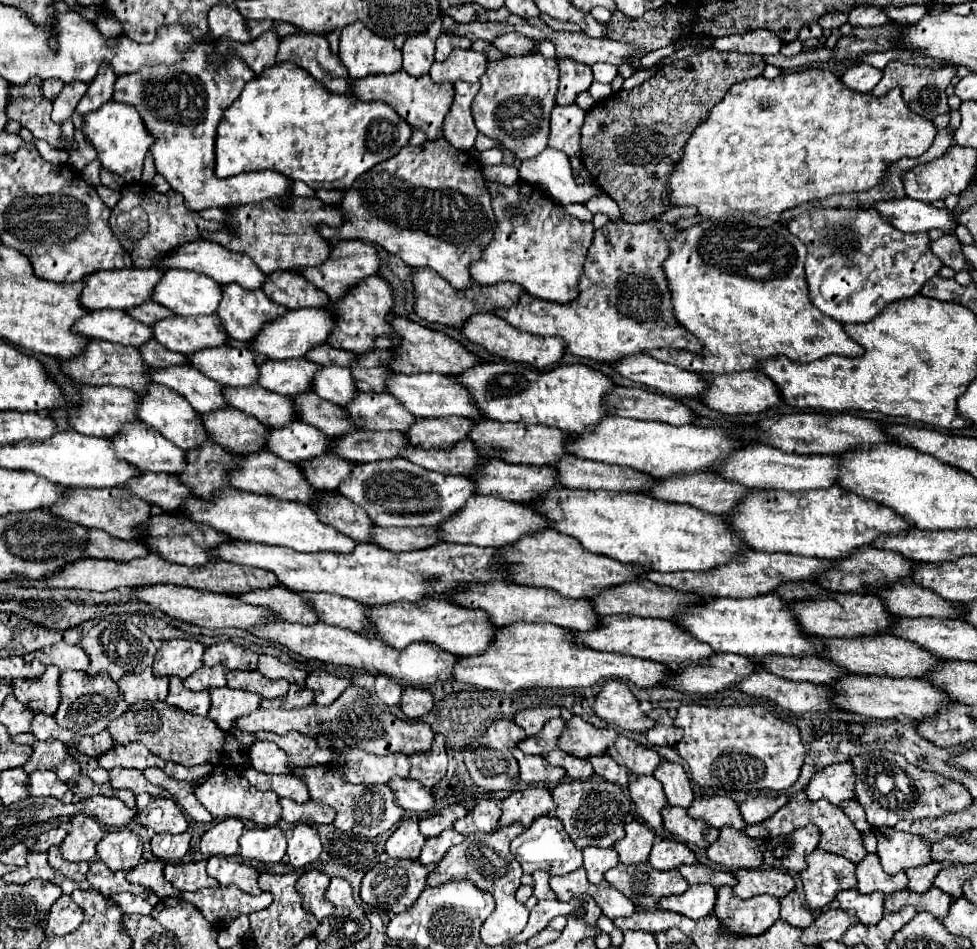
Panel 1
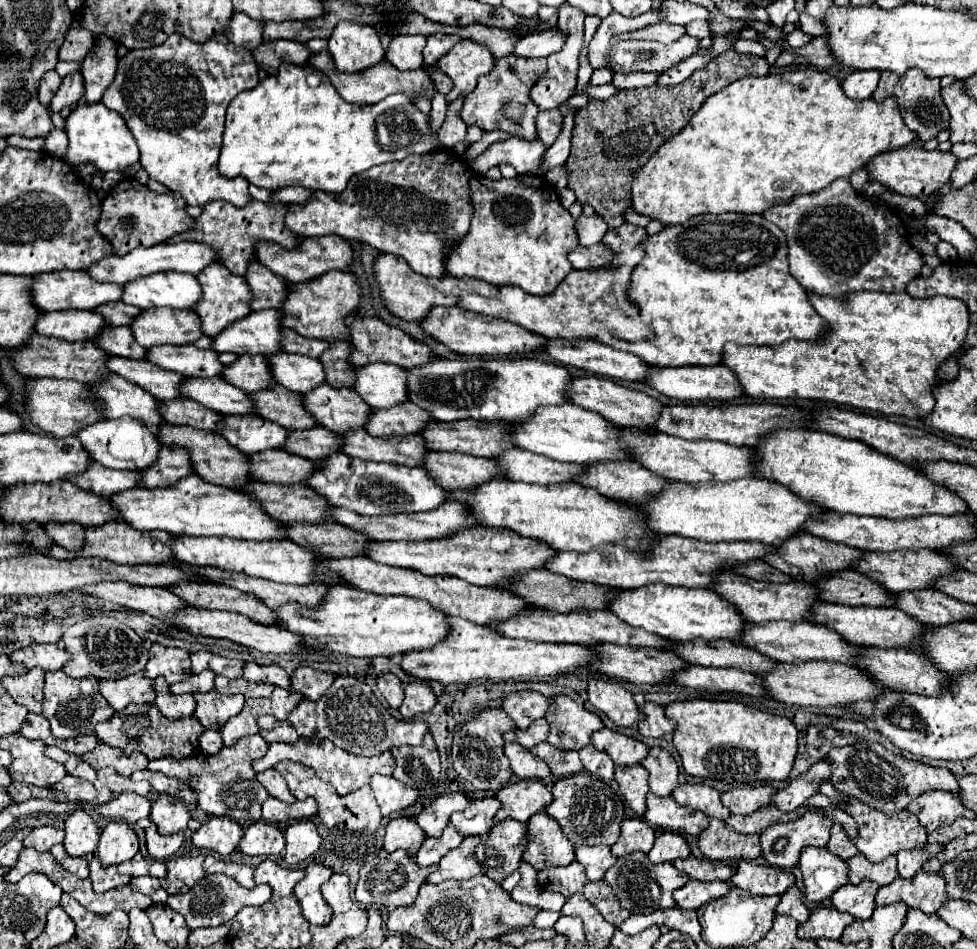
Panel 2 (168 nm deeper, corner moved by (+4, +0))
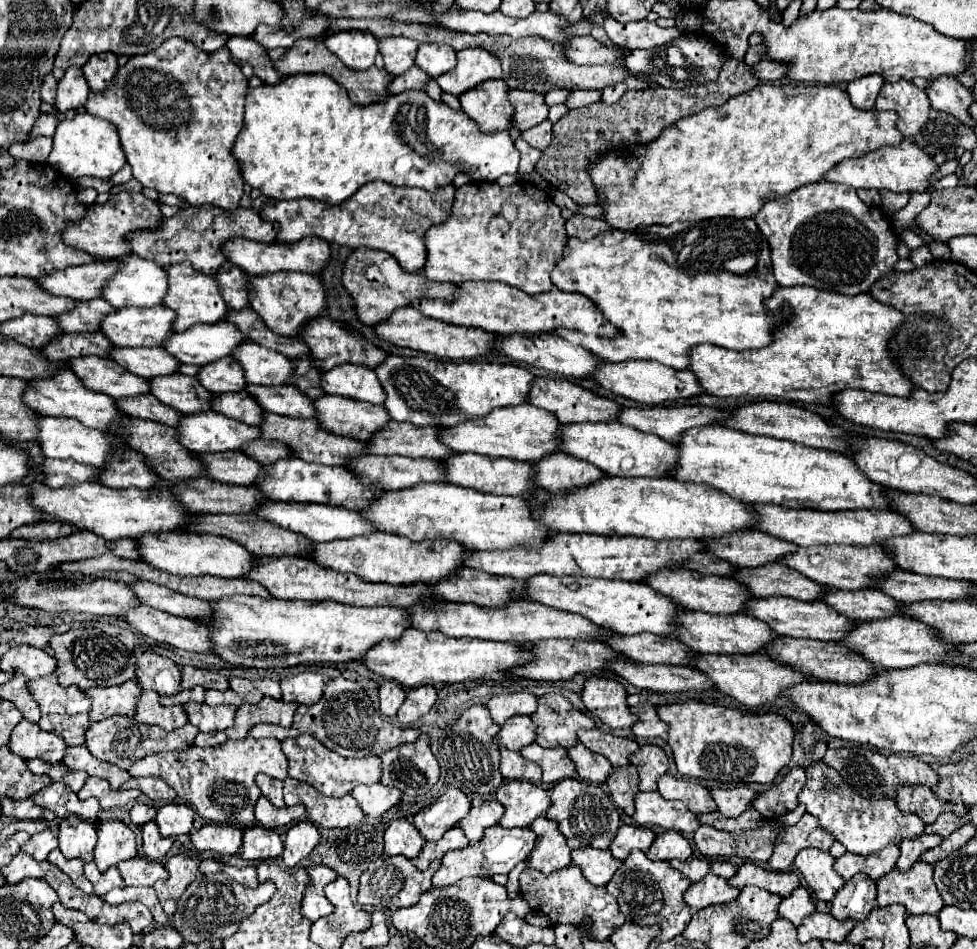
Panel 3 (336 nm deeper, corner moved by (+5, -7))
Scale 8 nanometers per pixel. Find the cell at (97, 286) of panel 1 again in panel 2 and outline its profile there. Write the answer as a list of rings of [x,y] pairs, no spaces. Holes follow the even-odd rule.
[[[55,270],[47,274],[35,274],[33,284],[31,284],[31,302],[35,304],[37,310],[41,312],[51,312],[51,310],[93,310],[101,304],[121,300],[121,290],[123,286],[119,284],[99,284],[95,282],[87,272],[83,270]]]

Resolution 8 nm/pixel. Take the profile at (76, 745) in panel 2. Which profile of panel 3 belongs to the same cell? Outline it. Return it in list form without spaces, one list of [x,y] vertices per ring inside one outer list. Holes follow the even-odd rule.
[[[20,721],[10,737],[8,743],[10,751],[24,757],[24,759],[44,759],[44,761],[62,761],[66,753],[66,743],[56,733],[42,731],[36,723]]]

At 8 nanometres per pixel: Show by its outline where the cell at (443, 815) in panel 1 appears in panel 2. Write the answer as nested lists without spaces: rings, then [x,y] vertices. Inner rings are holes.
[[[449,792],[441,798],[437,798],[433,804],[425,806],[415,822],[421,826],[425,836],[441,836],[443,828],[449,824],[449,818],[453,812],[461,812],[467,806],[467,796],[461,792]]]

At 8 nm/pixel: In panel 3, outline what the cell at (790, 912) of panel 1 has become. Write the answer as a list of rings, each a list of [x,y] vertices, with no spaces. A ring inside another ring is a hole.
[[[798,887],[792,891],[792,895],[782,899],[782,903],[778,905],[778,915],[798,927],[802,923],[802,919],[806,919],[808,915],[814,913],[814,909],[816,907],[814,907],[808,891],[804,887]]]

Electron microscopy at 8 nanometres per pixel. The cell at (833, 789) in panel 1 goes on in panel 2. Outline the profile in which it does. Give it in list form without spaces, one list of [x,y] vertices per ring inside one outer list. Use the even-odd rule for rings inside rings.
[[[821,760],[813,764],[805,774],[791,780],[783,790],[777,790],[775,798],[771,798],[771,804],[775,804],[783,812],[795,812],[805,798],[813,796],[821,784],[821,780],[831,776],[831,766],[827,760]]]

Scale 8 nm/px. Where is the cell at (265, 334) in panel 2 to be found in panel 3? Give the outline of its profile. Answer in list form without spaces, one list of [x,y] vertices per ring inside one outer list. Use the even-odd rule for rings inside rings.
[[[224,321],[218,325],[196,325],[194,329],[186,329],[186,333],[174,333],[170,345],[164,345],[164,349],[174,353],[182,363],[208,365],[230,357],[230,353],[246,341],[248,339],[234,323]]]

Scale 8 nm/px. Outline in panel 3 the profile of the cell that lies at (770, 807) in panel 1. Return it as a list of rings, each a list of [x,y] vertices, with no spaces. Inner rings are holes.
[[[736,787],[736,789],[712,789],[712,799],[718,805],[718,811],[724,817],[740,817],[758,795],[750,787]]]

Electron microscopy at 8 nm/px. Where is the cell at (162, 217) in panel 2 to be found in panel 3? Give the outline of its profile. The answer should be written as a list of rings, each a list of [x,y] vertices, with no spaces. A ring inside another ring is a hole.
[[[122,191],[118,195],[112,195],[104,205],[92,205],[88,207],[88,213],[78,225],[70,225],[70,229],[64,233],[64,241],[74,247],[90,253],[96,259],[120,259],[132,255],[128,233],[138,229],[158,229],[162,225],[164,217],[160,213],[160,205],[142,193]]]

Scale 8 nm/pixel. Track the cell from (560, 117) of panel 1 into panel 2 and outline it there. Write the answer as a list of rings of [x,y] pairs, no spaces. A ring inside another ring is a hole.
[[[547,110],[547,112],[539,112],[537,114],[537,120],[535,120],[537,134],[539,134],[539,140],[547,148],[557,140],[557,136],[561,132],[561,122],[563,120],[559,116],[559,110]]]

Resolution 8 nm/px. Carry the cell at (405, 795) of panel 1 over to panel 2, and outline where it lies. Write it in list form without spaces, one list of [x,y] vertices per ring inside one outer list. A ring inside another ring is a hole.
[[[373,774],[369,786],[375,792],[381,814],[391,814],[391,812],[403,810],[407,806],[413,806],[417,802],[417,792],[413,788],[407,788],[405,784],[397,782],[391,776]]]

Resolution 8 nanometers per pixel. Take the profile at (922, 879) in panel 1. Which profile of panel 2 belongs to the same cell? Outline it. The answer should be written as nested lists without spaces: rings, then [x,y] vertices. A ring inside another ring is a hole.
[[[925,844],[923,850],[899,850],[897,854],[897,870],[901,878],[913,878],[923,864],[933,858],[941,850],[939,844]]]

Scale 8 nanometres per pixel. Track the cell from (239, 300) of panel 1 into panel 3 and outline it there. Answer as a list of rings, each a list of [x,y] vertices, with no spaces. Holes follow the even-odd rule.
[[[184,261],[182,265],[168,265],[166,273],[170,277],[170,293],[166,295],[164,305],[168,305],[170,309],[174,309],[178,313],[178,321],[174,323],[176,333],[182,333],[182,331],[186,331],[198,323],[214,325],[214,323],[228,319],[230,307],[226,305],[224,297],[220,293],[216,277],[210,277],[202,271],[196,271],[188,261]]]

